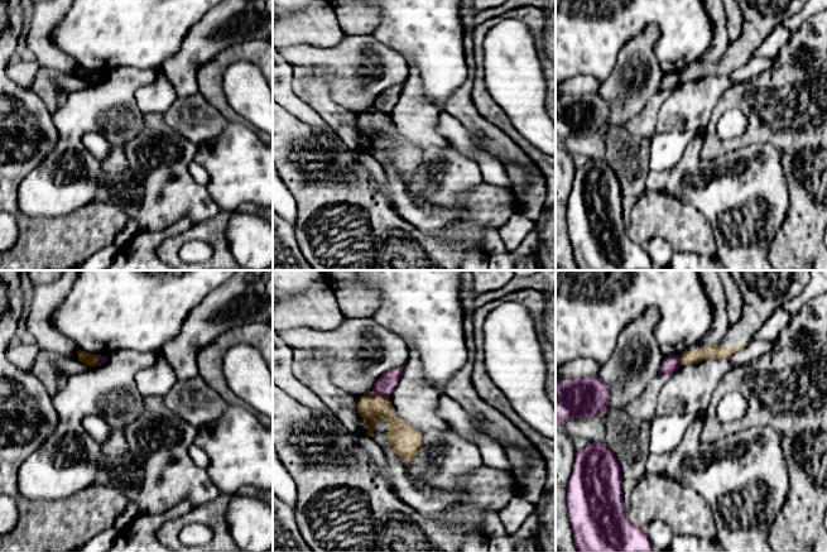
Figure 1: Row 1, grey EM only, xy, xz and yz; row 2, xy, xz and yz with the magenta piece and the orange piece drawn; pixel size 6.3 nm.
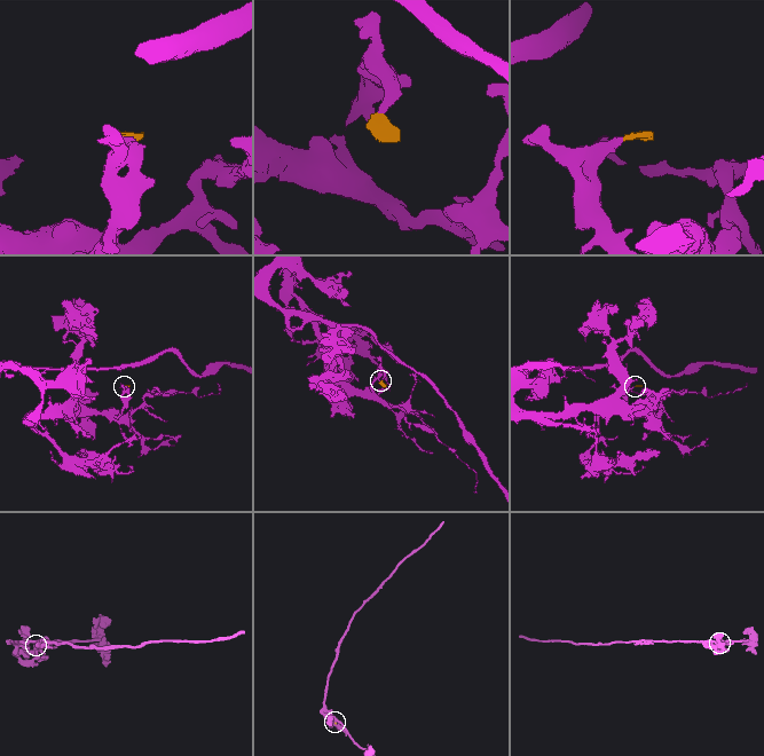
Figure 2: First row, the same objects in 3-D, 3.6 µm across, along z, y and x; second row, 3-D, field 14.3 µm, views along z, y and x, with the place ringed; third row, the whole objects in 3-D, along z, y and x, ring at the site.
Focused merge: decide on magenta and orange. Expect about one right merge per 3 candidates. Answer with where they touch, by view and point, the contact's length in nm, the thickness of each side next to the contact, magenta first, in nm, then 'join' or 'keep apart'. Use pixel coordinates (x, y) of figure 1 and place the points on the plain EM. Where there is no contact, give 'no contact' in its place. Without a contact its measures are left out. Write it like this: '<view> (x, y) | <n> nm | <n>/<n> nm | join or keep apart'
xz (380, 111) | 120 nm | 120/180 nm | keep apart

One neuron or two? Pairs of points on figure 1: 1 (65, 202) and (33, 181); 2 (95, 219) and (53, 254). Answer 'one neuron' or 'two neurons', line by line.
1: one neuron
2: one neuron

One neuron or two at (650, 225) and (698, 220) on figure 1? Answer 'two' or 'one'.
one

